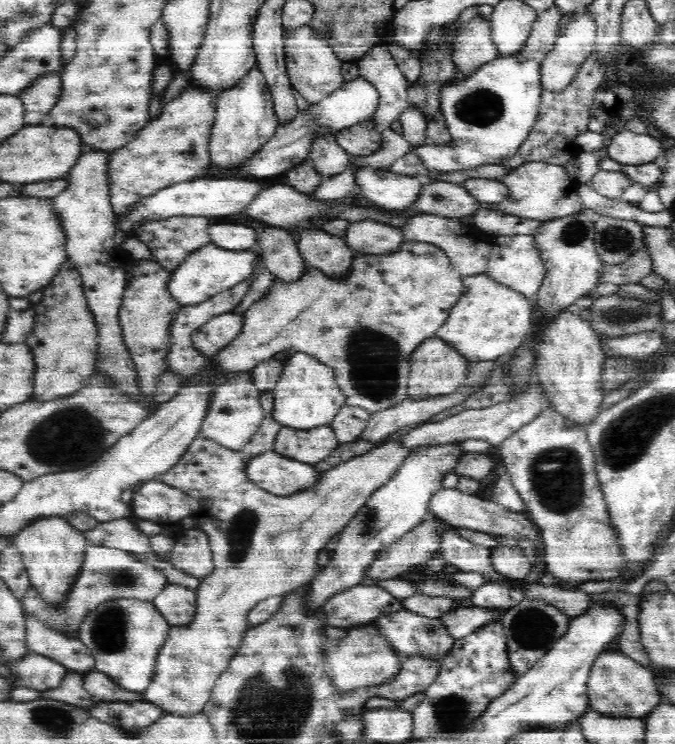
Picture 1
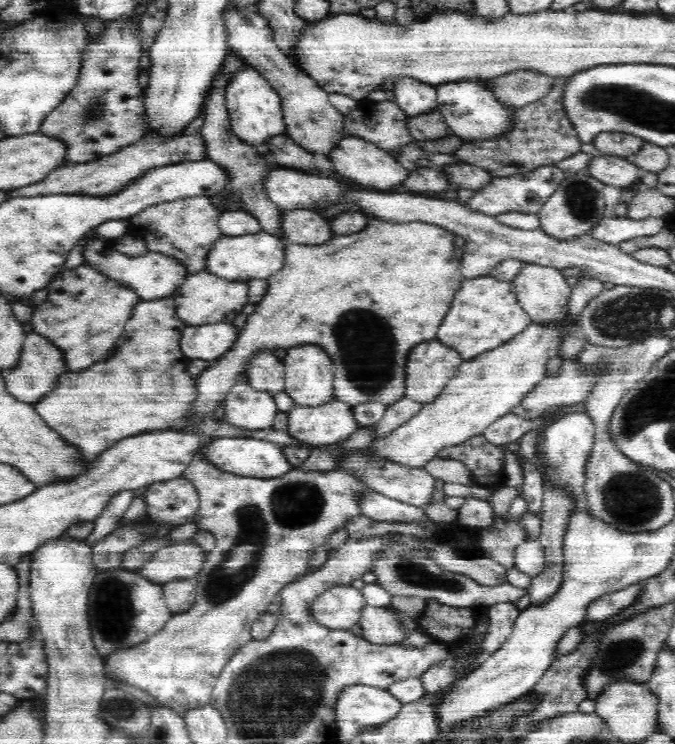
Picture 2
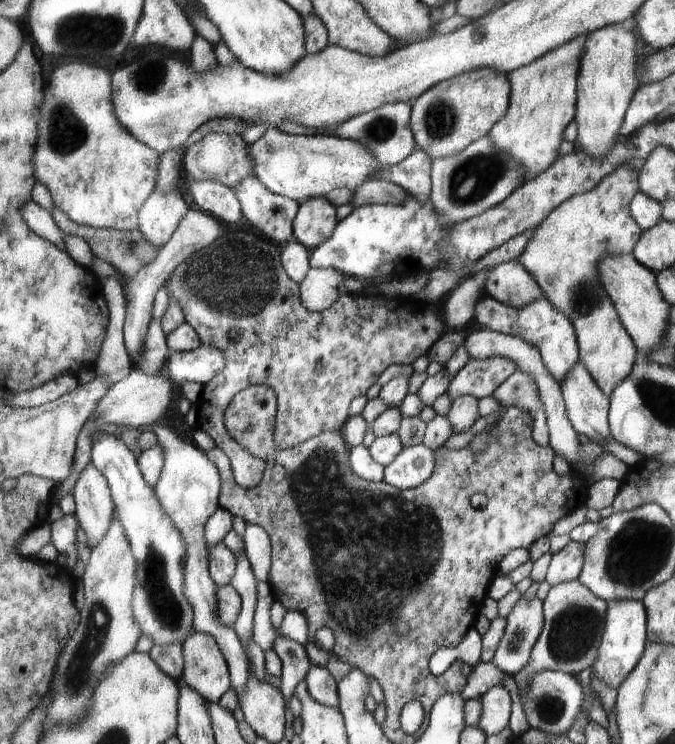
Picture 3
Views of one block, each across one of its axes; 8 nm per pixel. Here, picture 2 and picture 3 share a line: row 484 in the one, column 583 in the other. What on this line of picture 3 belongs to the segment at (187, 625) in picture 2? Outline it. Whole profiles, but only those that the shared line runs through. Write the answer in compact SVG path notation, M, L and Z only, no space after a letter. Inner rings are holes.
M627 164L618 167L604 177L597 187L587 193L574 195L555 208L535 228L526 247L516 259L536 279L544 296L557 311L561 311L573 323L580 344L581 364L592 375L594 382L609 398L618 383L625 380L633 370L638 357L636 343L630 338L629 331L615 309L607 290L599 280L599 261L605 257L625 257L633 252L641 238L642 230L630 212L633 197L640 192L637 175Z

